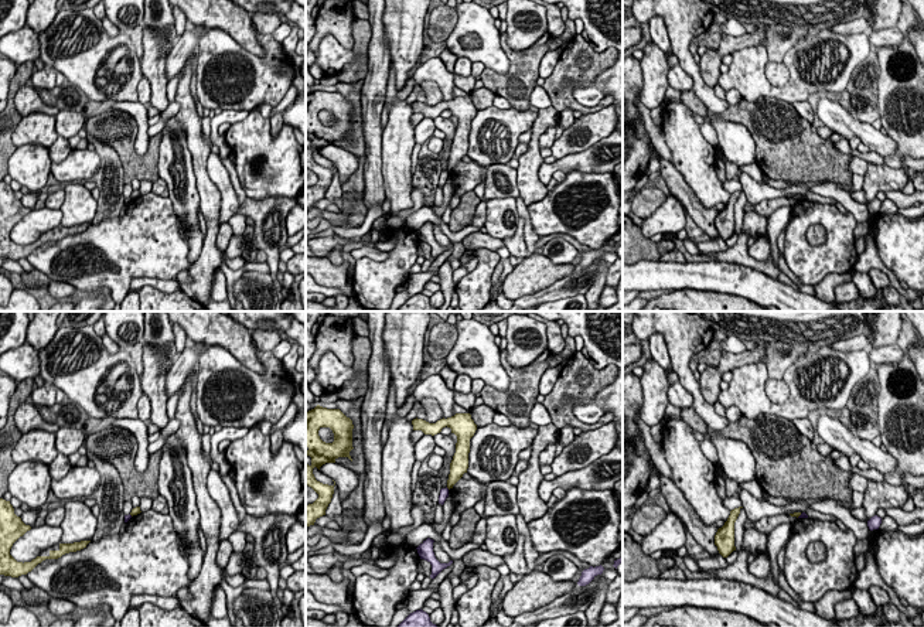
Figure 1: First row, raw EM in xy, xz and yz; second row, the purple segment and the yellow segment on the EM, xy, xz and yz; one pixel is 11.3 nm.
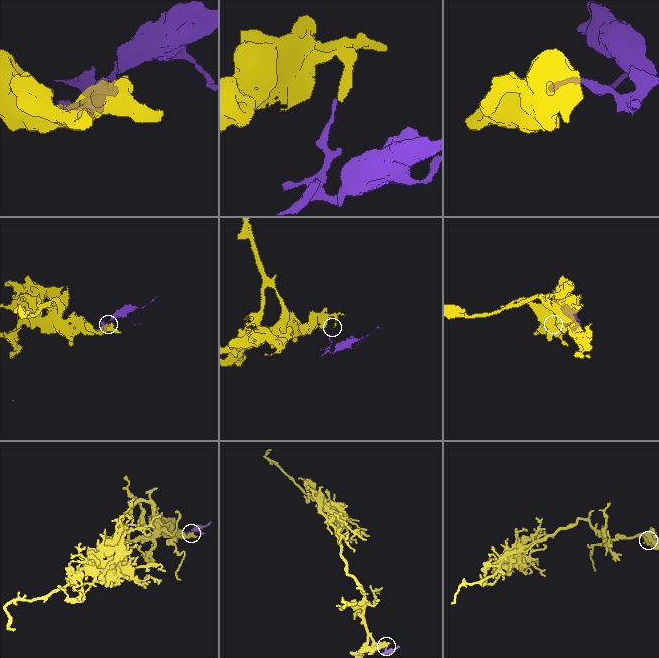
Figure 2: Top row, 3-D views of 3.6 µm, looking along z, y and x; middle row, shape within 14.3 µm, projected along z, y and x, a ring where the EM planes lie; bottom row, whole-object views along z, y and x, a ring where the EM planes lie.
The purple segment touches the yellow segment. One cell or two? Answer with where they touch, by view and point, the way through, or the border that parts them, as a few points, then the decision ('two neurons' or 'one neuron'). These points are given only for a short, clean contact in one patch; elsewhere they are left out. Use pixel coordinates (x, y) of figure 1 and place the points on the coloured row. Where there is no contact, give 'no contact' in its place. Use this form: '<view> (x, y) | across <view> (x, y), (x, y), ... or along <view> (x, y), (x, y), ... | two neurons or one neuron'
yz (800, 515) | along yz (801, 514), (797, 517) | two neurons

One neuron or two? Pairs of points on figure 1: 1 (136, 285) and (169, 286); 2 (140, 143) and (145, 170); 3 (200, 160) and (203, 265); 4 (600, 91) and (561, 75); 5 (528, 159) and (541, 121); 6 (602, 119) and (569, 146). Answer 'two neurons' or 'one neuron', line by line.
1: one neuron
2: two neurons
3: one neuron
4: two neurons
5: one neuron
6: one neuron

